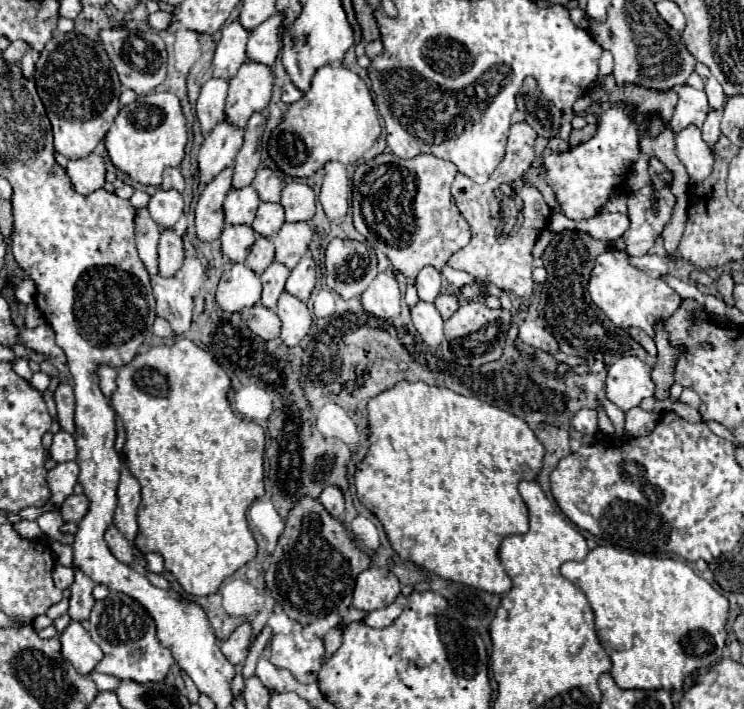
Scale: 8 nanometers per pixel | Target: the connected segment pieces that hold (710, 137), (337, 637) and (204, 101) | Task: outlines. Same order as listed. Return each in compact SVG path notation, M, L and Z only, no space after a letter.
M712 110L706 118L706 122L702 124L702 138L708 144L714 144L720 136L720 120L722 120L722 110Z
M338 624L334 626L326 636L324 636L324 644L326 644L326 658L330 658L342 644L342 630L344 630L344 624Z
M208 78L208 82L202 86L202 92L196 102L196 114L200 120L202 134L210 132L220 120L224 120L224 102L228 92L228 80L224 78Z

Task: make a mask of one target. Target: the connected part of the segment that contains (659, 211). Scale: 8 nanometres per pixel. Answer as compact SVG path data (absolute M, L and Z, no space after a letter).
M654 182L646 184L638 192L628 196L630 228L624 232L626 252L630 256L644 256L652 248L654 240L662 234L662 228L670 220L674 196L668 186L656 188Z

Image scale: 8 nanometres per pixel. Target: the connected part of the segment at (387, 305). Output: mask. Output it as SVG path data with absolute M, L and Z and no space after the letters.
M378 274L360 296L360 302L376 318L396 318L400 314L400 290L394 274Z

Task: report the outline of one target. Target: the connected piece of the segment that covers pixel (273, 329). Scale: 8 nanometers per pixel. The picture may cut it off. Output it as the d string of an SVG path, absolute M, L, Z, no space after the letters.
M262 302L254 304L250 310L248 310L248 316L246 316L246 324L248 328L258 334L260 338L264 340L274 340L280 336L280 318L276 316L274 310L266 308Z

